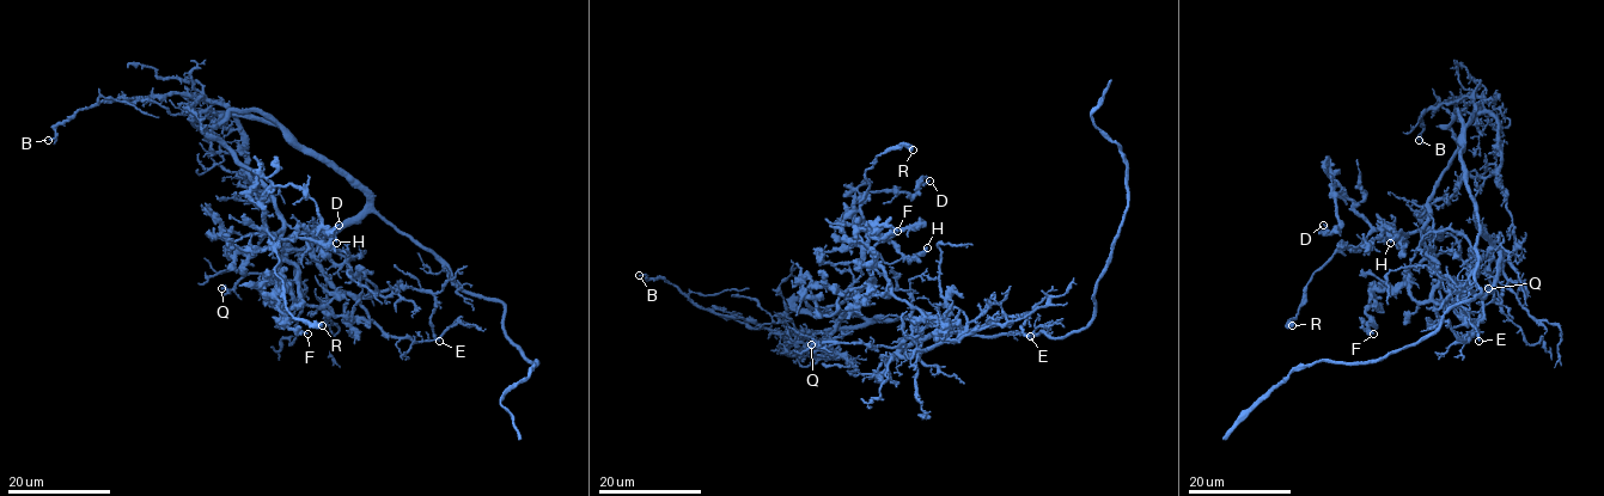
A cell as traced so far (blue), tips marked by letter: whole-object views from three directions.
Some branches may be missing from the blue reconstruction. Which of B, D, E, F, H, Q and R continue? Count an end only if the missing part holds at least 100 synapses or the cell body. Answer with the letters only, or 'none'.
none

